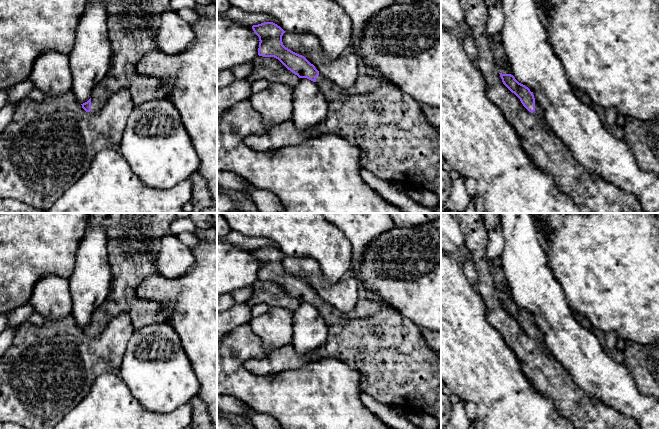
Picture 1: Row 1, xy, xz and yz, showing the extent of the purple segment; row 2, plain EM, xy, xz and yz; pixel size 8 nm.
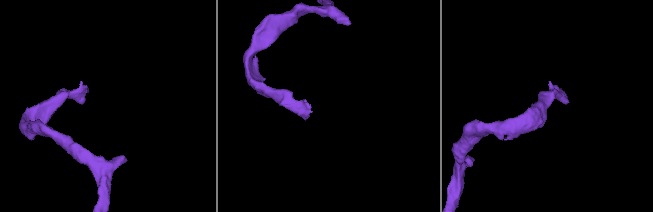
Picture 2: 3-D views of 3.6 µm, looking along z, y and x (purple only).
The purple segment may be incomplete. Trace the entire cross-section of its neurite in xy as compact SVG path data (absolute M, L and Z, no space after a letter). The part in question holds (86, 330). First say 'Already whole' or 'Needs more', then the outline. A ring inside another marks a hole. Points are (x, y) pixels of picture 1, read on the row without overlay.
Needs more. M89 213L89 221L103 225L106 232L111 287L106 300L92 314L91 322L81 328L86 336L97 336L113 317L122 312L129 315L135 330L168 321L170 311L153 300L139 298L136 289L146 277L159 274L152 256L155 252L154 242L173 234L170 226L177 218L176 213Z

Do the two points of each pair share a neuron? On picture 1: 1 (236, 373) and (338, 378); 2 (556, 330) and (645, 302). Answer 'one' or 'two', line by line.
1: one
2: two

